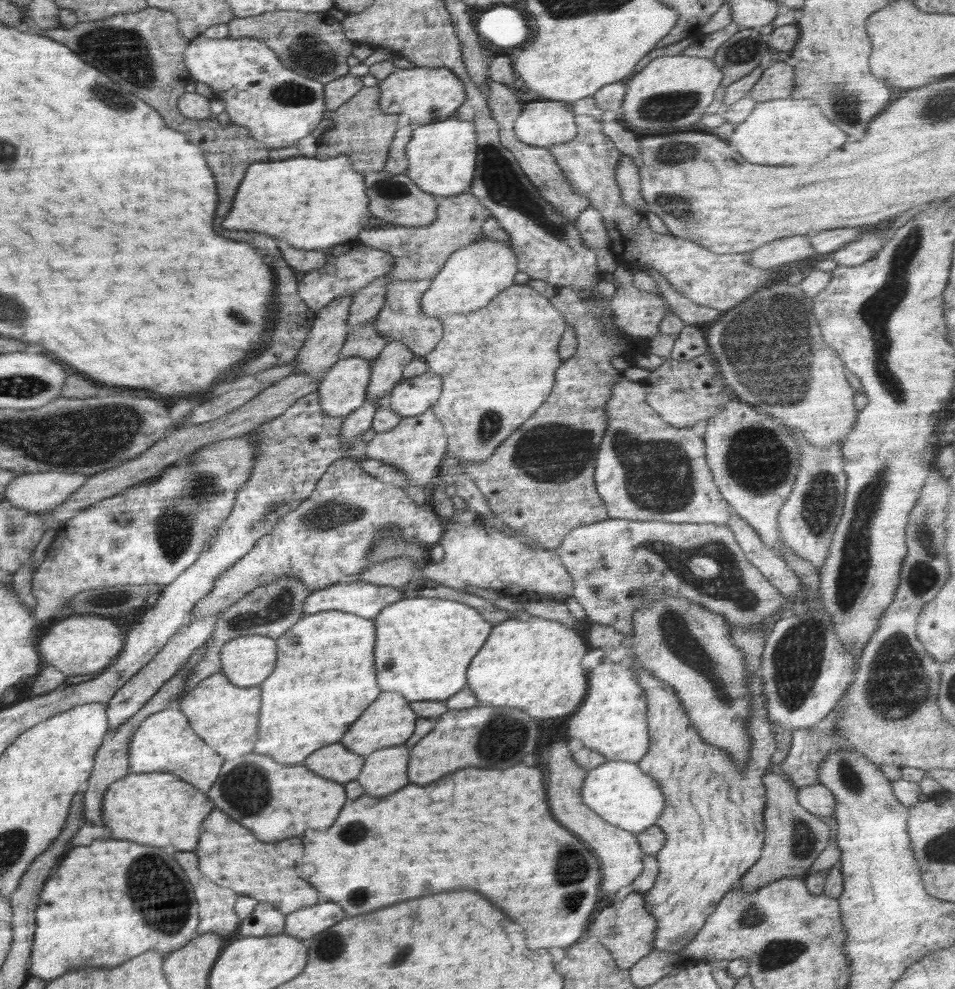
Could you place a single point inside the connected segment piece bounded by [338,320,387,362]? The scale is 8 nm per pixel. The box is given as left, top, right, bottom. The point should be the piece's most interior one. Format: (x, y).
(364, 341)

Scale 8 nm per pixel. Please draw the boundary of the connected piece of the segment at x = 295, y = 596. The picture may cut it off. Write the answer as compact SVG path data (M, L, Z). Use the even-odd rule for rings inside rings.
M278 577L274 583L264 587L258 587L254 591L248 591L242 599L232 603L230 608L224 610L218 617L217 624L214 626L214 633L201 650L200 661L194 665L190 671L188 680L185 682L182 691L168 703L168 707L178 706L180 700L186 694L194 691L208 676L220 672L222 668L221 651L230 640L235 640L244 636L261 635L270 636L276 640L284 635L290 628L293 628L304 616L302 605L304 599L310 595L310 589L296 577Z

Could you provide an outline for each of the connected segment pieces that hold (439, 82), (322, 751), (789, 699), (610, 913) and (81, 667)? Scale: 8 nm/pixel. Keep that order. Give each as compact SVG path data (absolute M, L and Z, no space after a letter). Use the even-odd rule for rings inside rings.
M446 67L397 69L377 86L380 87L380 111L388 114L408 114L408 118L416 126L446 120L466 100L462 79L458 79L458 75Z
M338 742L315 750L302 764L318 776L347 783L357 780L365 761Z
M810 608L805 613L791 614L776 622L770 636L766 638L758 676L762 678L766 696L762 708L766 708L768 720L772 725L778 724L790 732L816 726L822 718L828 716L828 712L836 706L852 682L857 666L851 663L851 649L842 645L833 634L832 622L826 610Z
M630 893L619 902L614 902L611 906L599 911L589 925L590 931L586 932L588 939L593 939L602 946L606 946L606 950L610 952L620 970L628 970L638 960L654 950L652 939L656 931L656 920L644 908L646 905L644 893Z
M100 615L90 616L70 616L61 617L56 625L48 626L50 630L44 640L40 640L40 654L43 654L44 661L50 667L56 667L60 672L68 676L82 676L82 674L92 674L104 667L112 664L113 660L124 648L124 634L120 628Z

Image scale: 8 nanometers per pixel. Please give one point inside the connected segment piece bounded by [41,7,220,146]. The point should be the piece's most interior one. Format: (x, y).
(143, 51)

